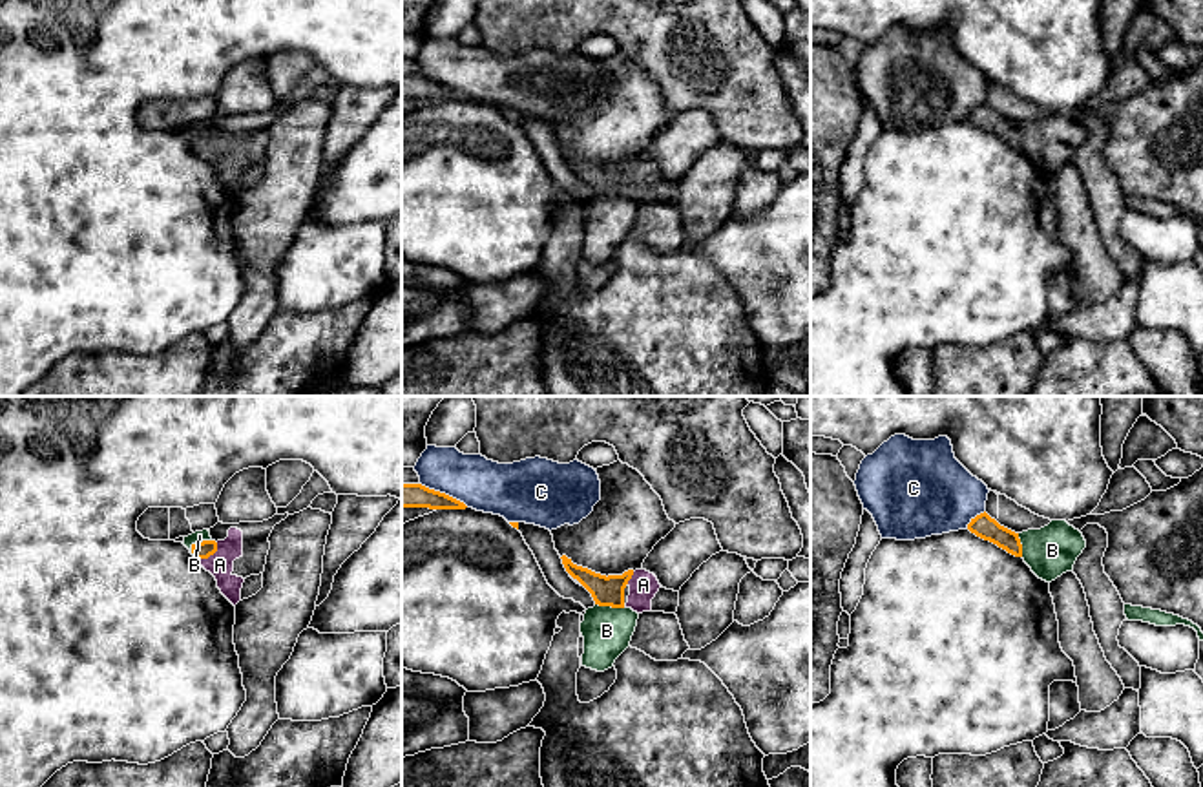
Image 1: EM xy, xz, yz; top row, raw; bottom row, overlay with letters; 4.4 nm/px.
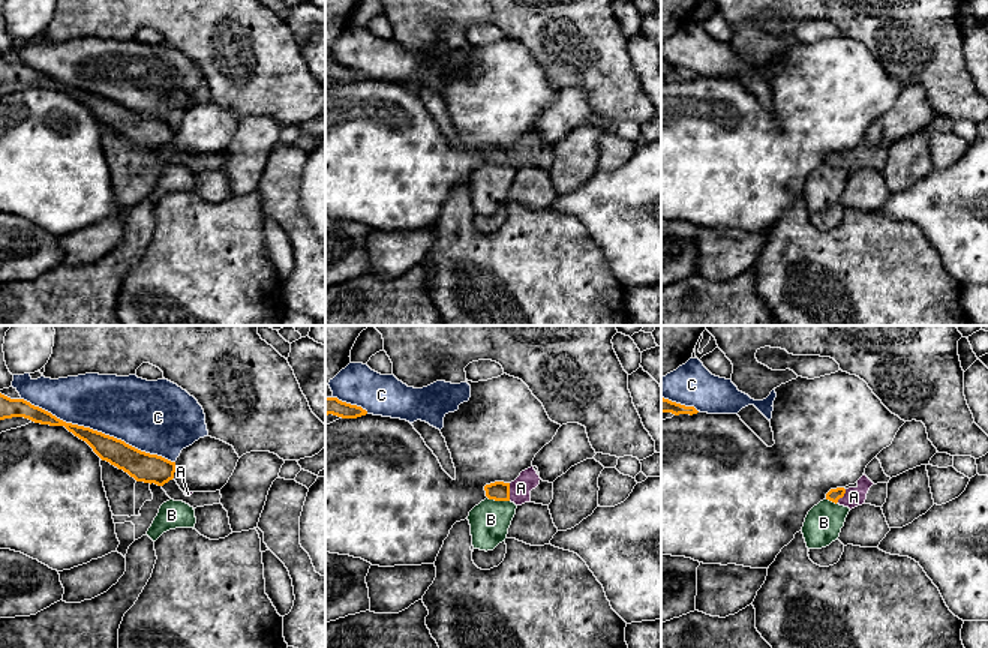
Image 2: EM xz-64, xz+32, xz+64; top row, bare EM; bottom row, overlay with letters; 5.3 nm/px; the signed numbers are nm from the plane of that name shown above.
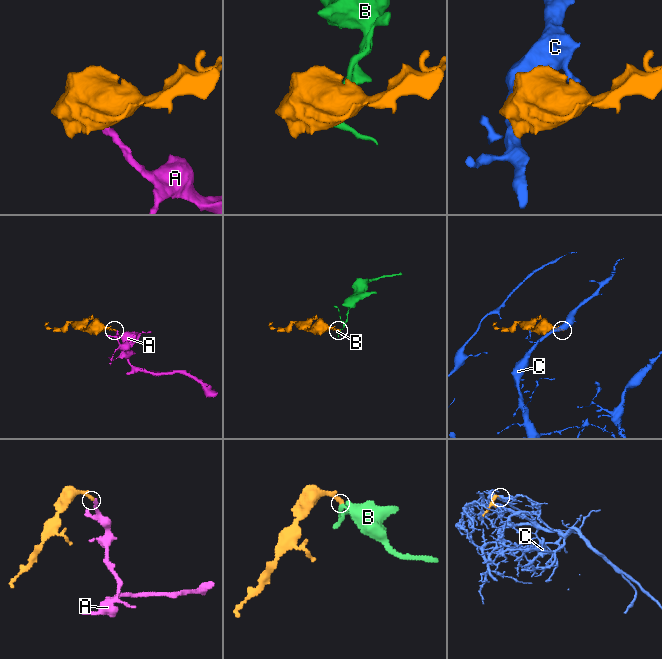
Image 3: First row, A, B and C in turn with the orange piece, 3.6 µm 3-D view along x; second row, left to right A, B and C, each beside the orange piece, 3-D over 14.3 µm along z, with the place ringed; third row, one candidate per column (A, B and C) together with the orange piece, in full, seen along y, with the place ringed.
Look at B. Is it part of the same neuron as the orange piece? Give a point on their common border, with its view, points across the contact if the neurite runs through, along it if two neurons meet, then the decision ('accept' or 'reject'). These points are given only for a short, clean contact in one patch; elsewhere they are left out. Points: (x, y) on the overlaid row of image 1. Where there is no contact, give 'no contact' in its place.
contact xy (198, 543); border xy (210, 539), (198, 541), (190, 552); reject

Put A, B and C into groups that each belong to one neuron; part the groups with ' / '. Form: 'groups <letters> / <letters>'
groups A / B / C

